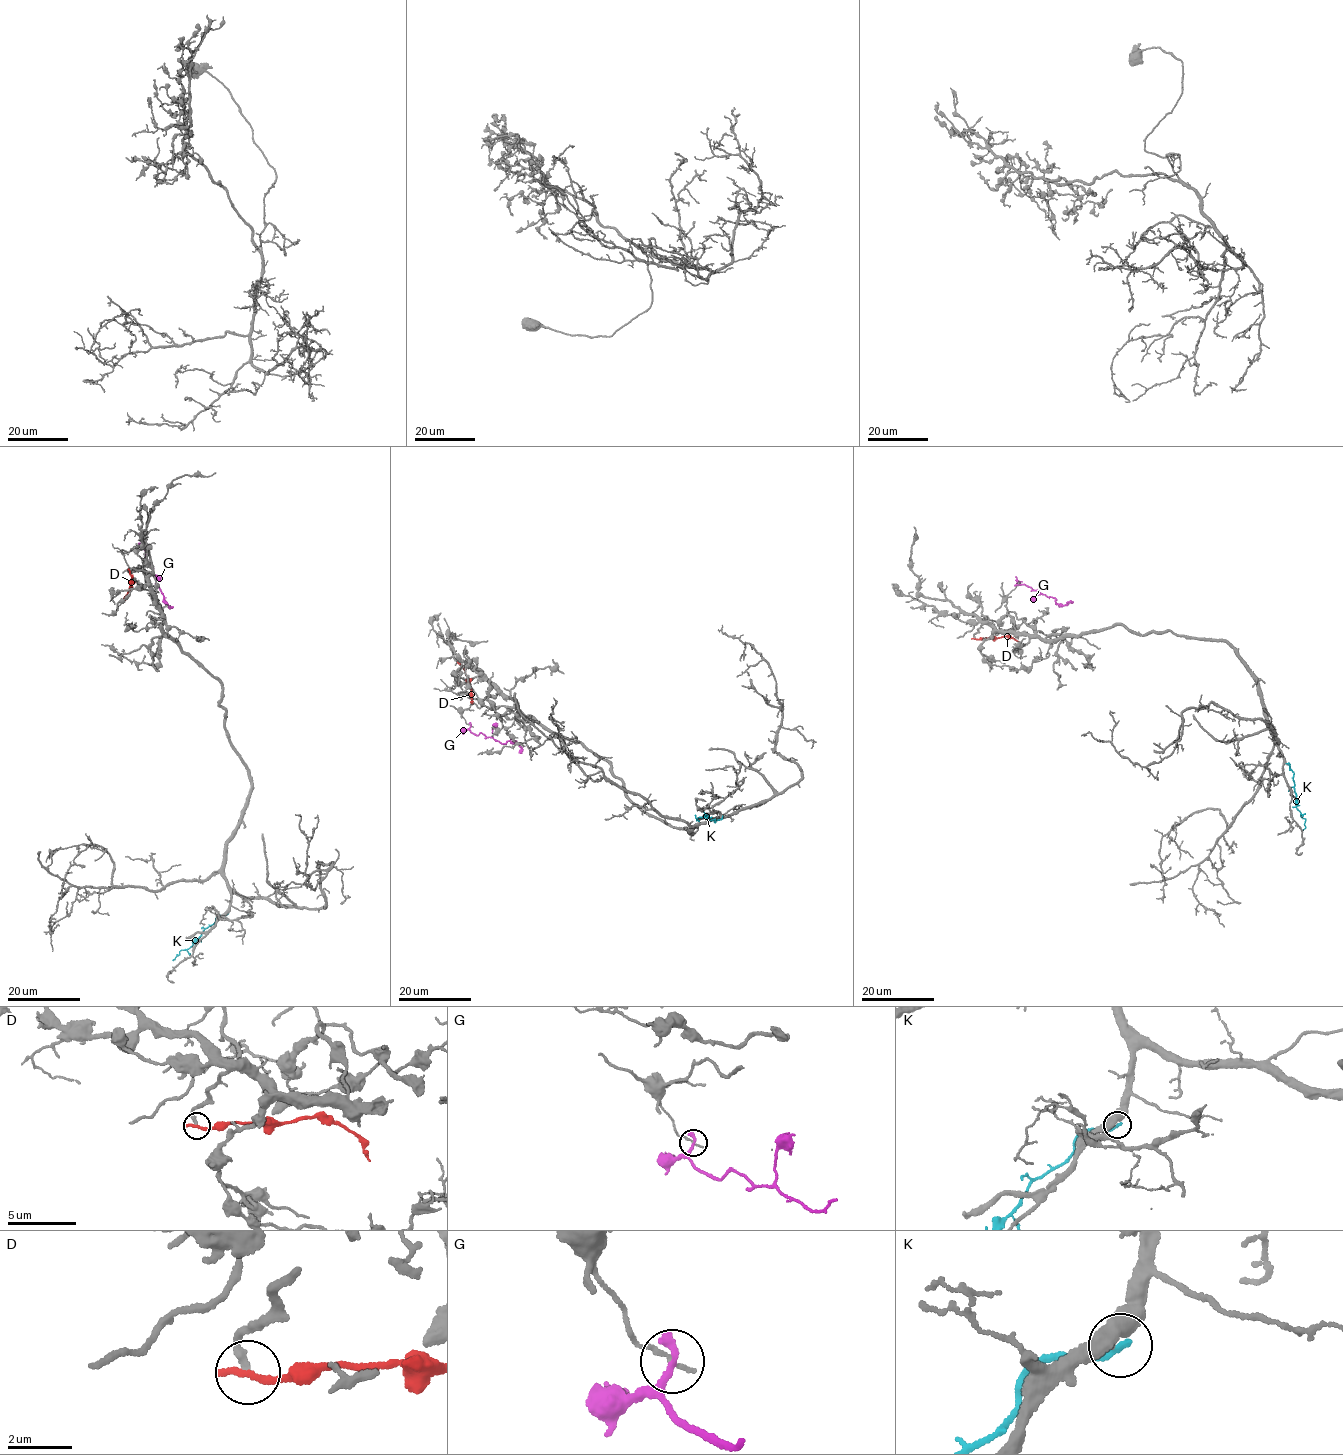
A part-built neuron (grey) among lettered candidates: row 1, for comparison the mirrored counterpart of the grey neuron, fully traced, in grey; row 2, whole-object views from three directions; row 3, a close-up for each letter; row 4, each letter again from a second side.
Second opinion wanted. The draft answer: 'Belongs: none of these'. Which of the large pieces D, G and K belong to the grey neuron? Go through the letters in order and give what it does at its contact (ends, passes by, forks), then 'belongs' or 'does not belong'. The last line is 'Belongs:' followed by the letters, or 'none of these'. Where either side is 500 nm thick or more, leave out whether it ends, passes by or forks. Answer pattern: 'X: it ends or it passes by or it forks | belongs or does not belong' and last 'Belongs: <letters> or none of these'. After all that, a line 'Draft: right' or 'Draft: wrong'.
D: it ends | does not belong
G: it ends | does not belong
K: it ends | does not belong
Belongs: none of these
Draft: right

